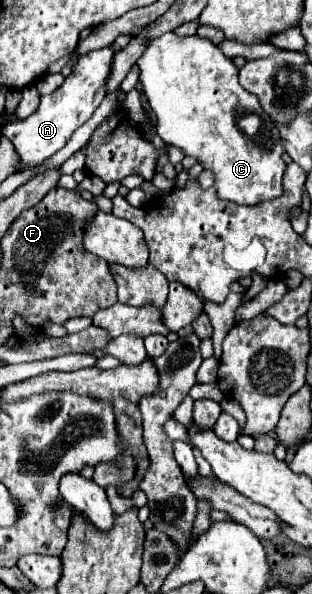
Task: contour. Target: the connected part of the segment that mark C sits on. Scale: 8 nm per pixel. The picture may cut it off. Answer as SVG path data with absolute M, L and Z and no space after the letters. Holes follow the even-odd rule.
M165 33L157 39L151 39L147 51L137 61L141 69L141 83L145 87L147 101L157 117L157 135L169 143L179 147L187 157L193 157L203 169L213 173L213 187L217 189L217 197L223 201L233 201L239 205L257 205L261 201L271 201L281 197L283 193L283 171L287 163L283 161L285 147L279 135L279 129L267 115L261 115L261 105L257 97L249 95L237 81L239 69L233 59L225 57L217 45L197 35L191 37L175 37L173 33ZM259 113L261 127L249 137L245 135L237 121L243 115Z

